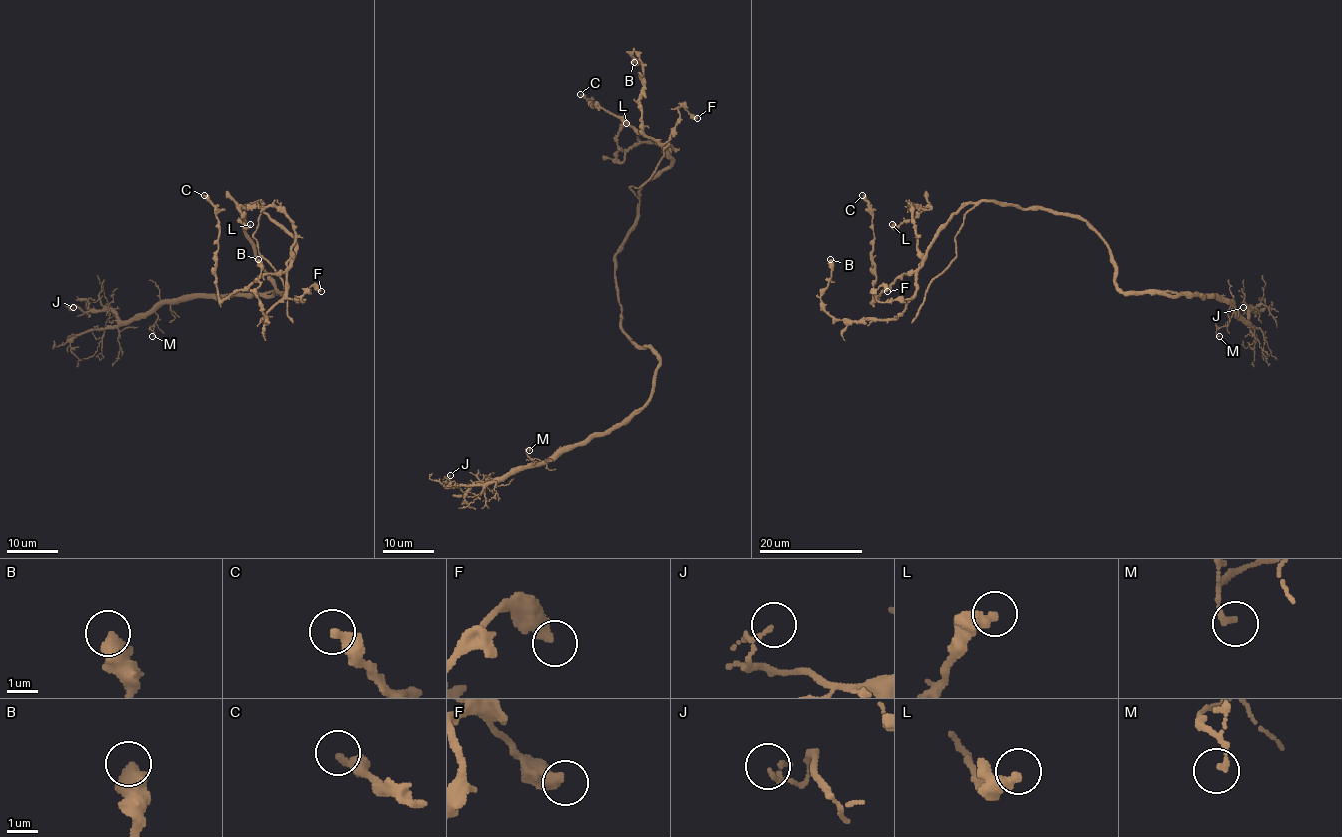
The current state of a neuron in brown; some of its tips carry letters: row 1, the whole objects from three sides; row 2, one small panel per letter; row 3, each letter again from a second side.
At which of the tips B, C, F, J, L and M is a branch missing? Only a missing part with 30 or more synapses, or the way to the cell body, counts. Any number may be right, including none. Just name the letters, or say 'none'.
none

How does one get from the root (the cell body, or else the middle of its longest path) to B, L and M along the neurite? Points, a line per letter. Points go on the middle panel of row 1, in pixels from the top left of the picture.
B: (620, 309), (615, 253), (635, 220), (639, 189), (670, 165), (643, 131), (643, 63), (635, 52), (634, 62)
L: (620, 309), (615, 253), (635, 220), (639, 189), (670, 165), (671, 148), (638, 141), (621, 149), (626, 123)
M: (620, 309), (623, 332), (659, 358), (651, 398), (623, 422), (559, 447), (540, 462), (531, 465), (529, 450)

